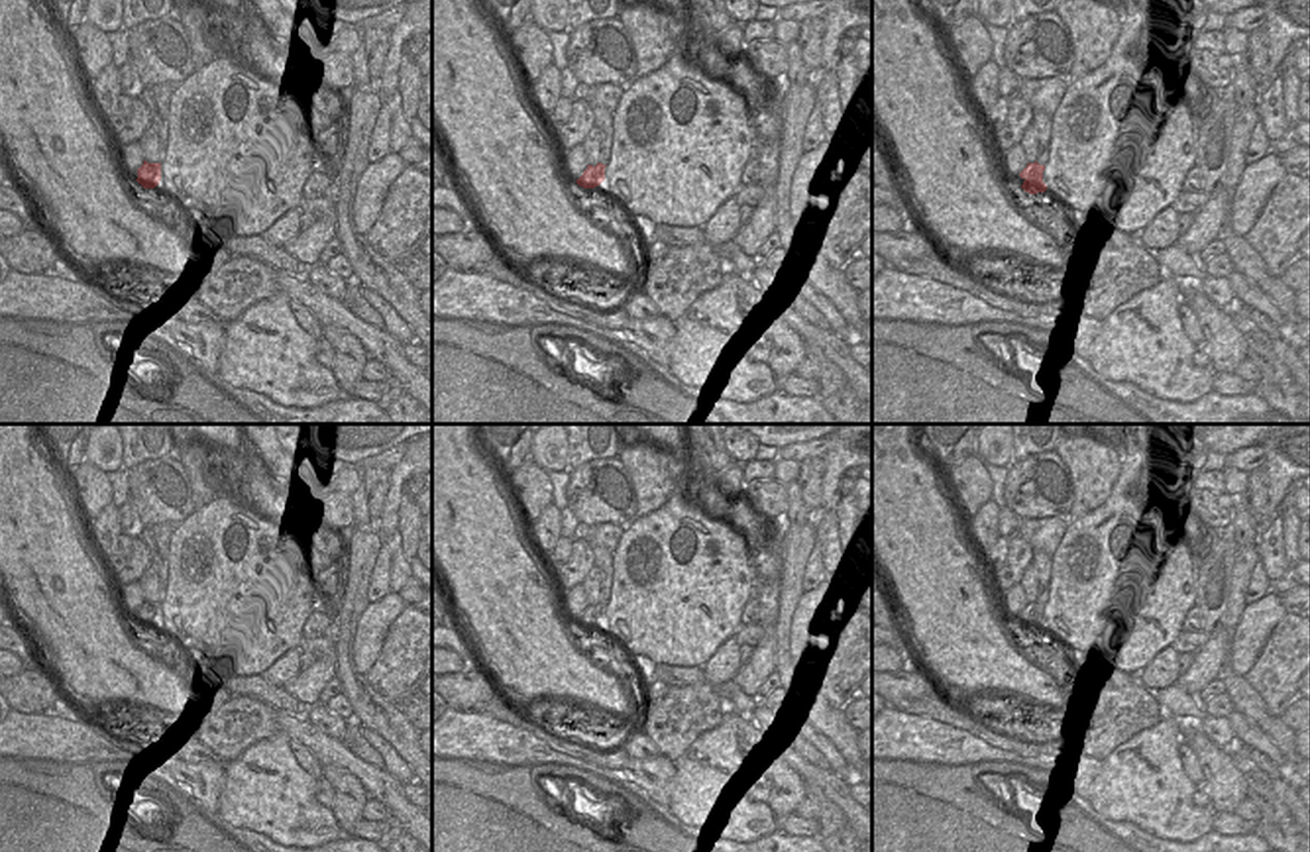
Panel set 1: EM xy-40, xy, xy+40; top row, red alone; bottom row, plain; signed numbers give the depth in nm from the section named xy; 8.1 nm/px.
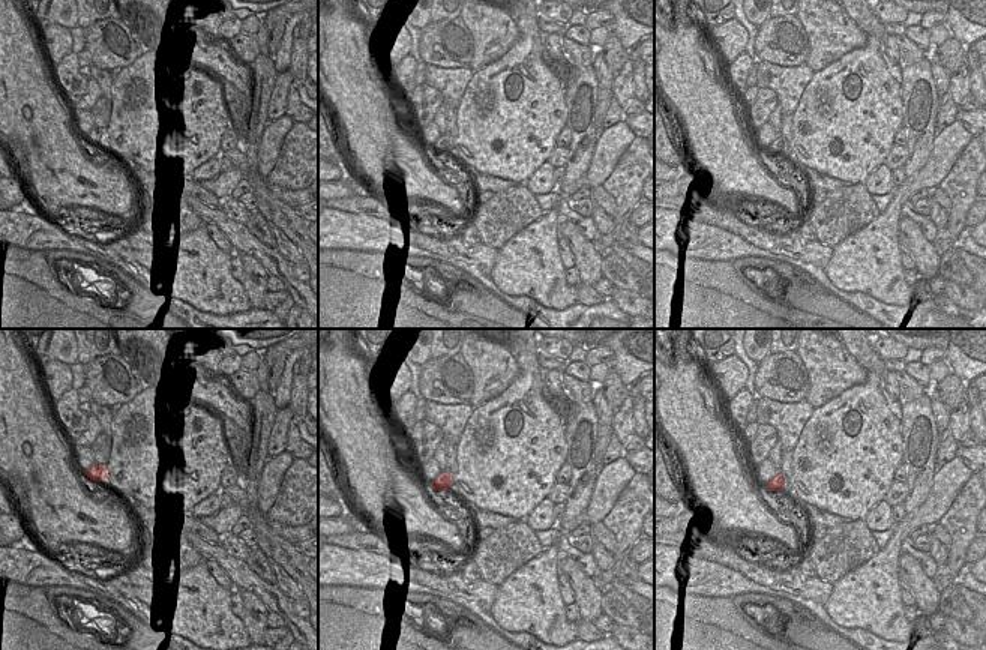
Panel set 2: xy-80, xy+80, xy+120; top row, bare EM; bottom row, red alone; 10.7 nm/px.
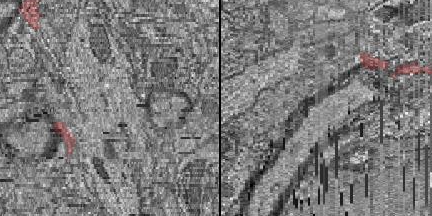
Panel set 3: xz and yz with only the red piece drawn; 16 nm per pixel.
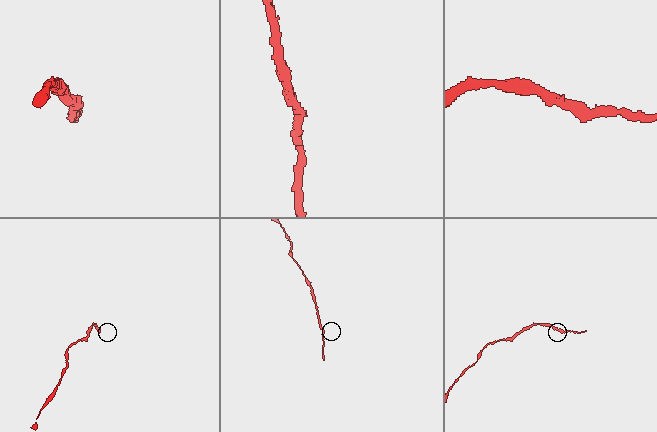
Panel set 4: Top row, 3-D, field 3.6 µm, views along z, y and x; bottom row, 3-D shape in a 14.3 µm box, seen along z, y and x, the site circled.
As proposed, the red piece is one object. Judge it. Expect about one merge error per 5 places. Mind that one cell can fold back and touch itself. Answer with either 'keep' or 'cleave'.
keep

